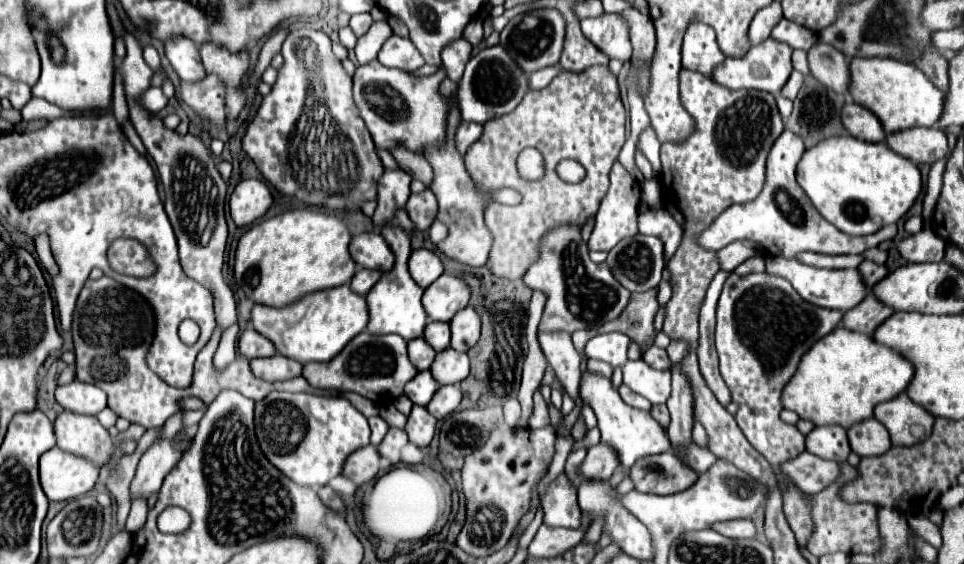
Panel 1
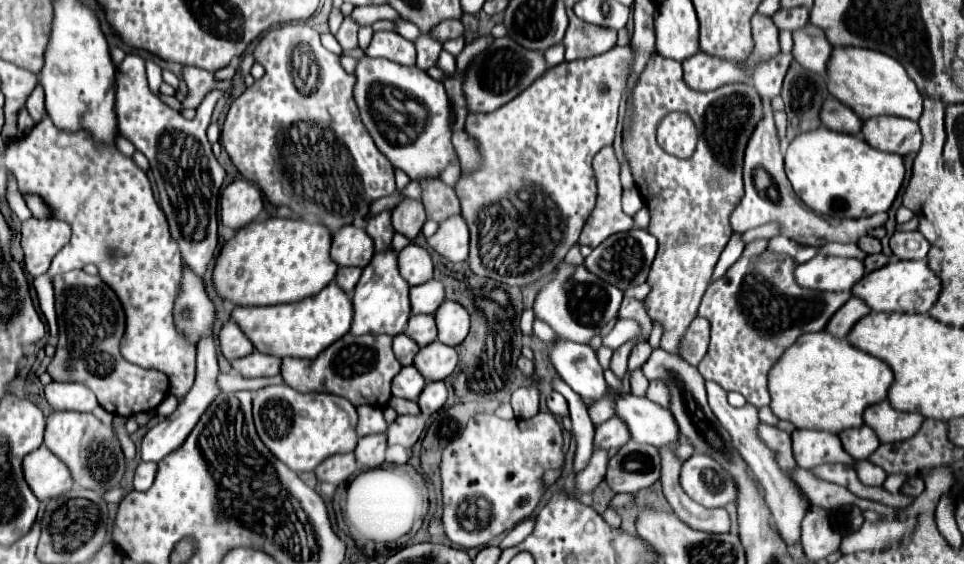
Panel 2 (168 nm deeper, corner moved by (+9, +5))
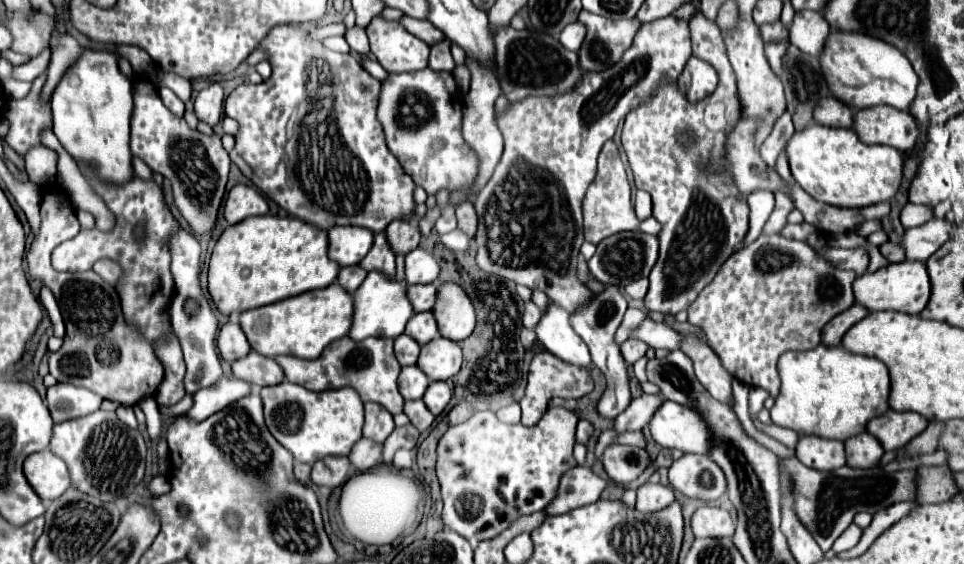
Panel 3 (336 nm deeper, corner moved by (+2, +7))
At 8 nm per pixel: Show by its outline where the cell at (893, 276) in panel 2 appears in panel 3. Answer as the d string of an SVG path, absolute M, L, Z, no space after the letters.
M902 261L902 263L890 263L876 273L864 273L862 277L856 277L854 281L854 297L856 303L866 307L868 311L902 311L910 315L922 313L922 309L928 305L932 293L930 277L926 271L926 265L922 261Z

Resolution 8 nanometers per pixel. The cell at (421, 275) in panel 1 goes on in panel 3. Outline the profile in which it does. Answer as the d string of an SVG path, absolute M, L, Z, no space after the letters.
M416 247L406 255L406 281L414 283L432 283L438 277L438 261L434 255L422 247Z

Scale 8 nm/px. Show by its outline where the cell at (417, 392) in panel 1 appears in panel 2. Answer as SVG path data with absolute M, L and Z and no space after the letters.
M409 365L409 367L403 367L403 369L395 375L391 391L393 391L395 397L409 399L409 401L417 401L419 393L423 391L423 387L425 387L423 375L421 375L413 365Z

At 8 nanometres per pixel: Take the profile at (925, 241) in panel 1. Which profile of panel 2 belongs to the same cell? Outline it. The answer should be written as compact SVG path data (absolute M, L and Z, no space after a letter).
M897 231L889 240L897 259L925 259L929 253L929 241L919 231Z

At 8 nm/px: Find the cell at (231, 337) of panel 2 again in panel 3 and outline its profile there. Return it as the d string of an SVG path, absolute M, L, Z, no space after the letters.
M228 321L218 333L218 351L226 361L236 361L250 353L250 343L238 323Z

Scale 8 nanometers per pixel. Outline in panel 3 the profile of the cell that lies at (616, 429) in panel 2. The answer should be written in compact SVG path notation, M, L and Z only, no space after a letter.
M642 395L638 399L632 399L632 403L626 407L626 411L622 411L616 419L614 419L614 431L616 433L626 433L626 431L642 431L654 409L658 409L658 405L662 403L662 395L654 397L654 395Z

